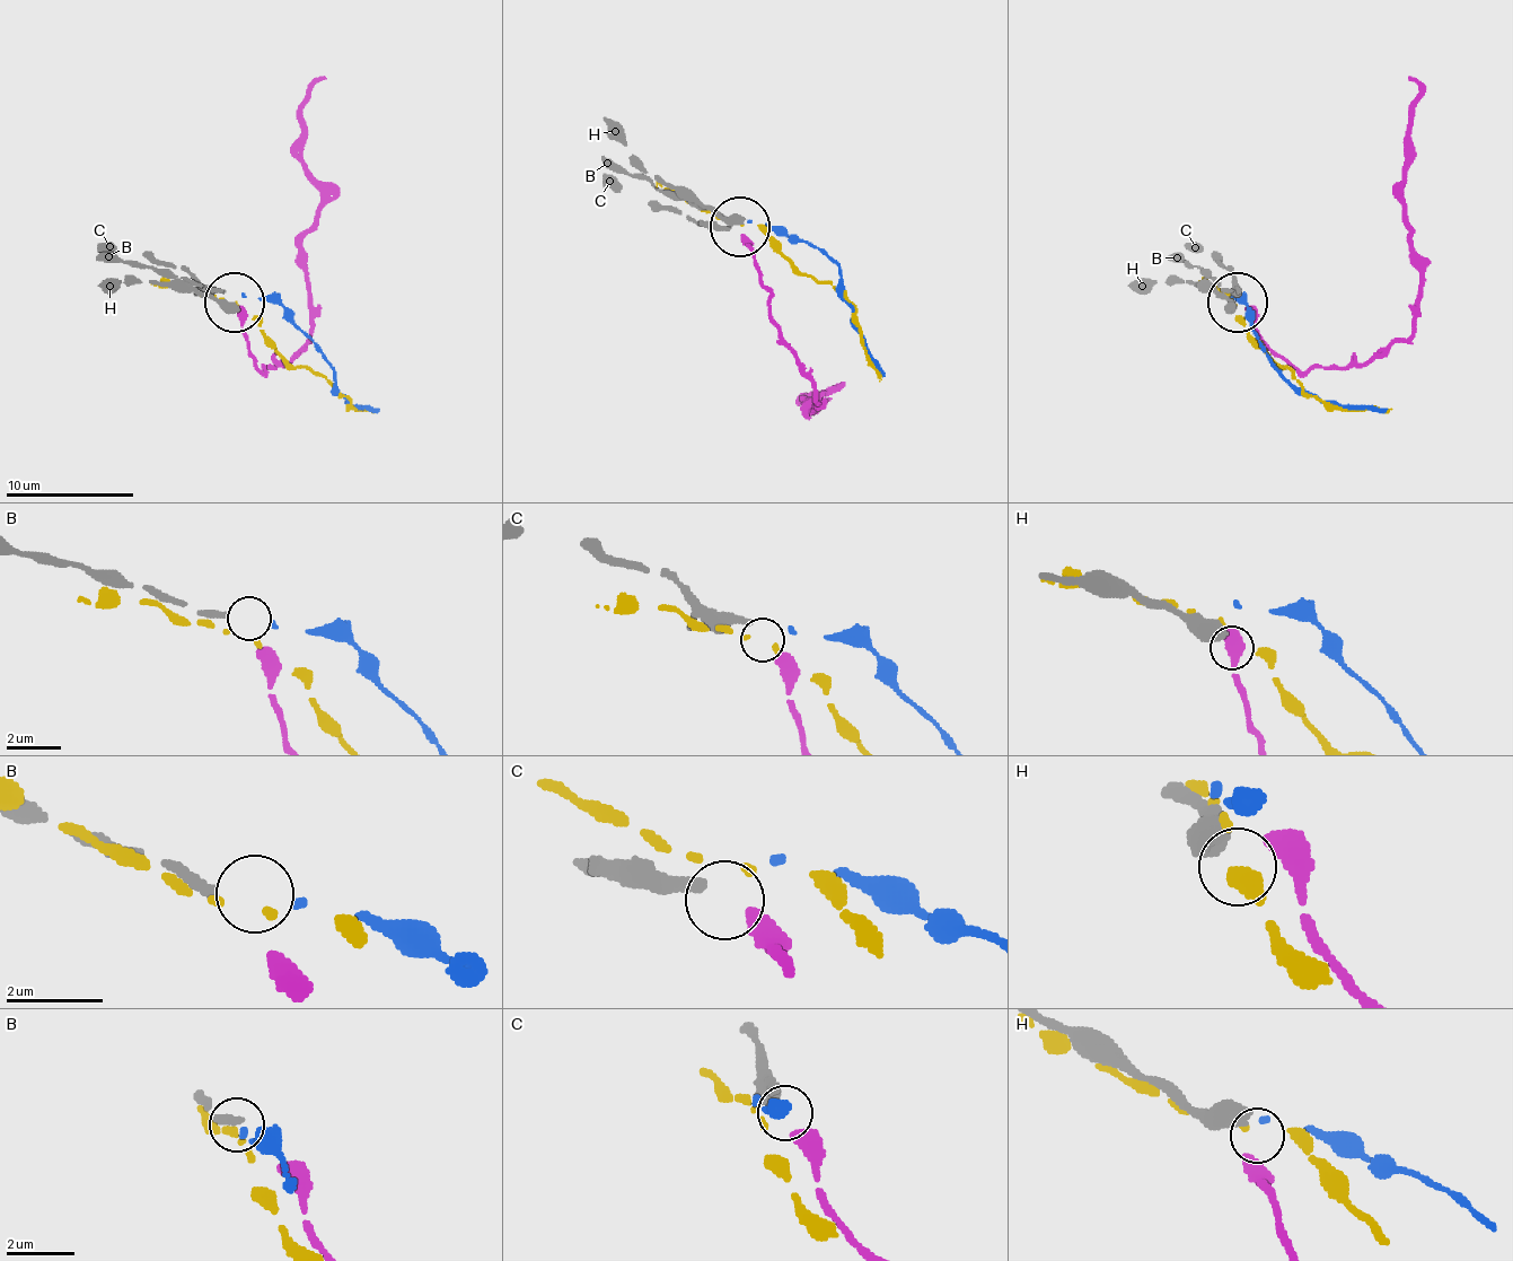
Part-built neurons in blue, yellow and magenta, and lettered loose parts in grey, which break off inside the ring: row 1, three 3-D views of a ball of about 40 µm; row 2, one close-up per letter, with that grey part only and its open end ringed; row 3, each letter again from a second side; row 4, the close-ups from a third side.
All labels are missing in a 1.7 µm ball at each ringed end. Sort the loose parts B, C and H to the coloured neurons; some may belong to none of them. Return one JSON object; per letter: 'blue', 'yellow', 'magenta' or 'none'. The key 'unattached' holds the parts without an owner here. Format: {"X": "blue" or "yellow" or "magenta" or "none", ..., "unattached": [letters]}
{"B": "blue", "C": "magenta", "H": "none", "unattached": ["H"]}

